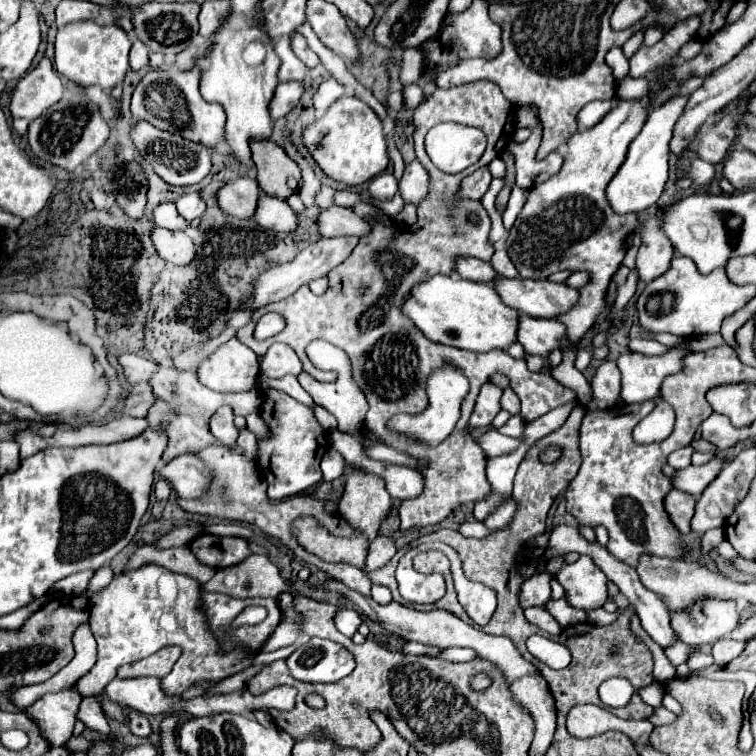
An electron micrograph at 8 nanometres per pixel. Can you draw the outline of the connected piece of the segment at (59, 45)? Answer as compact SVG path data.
M92 20L82 24L68 24L60 28L56 34L56 56L54 64L60 76L66 76L78 86L100 86L104 90L112 90L114 86L124 82L128 72L128 52L130 40L128 34L116 24L96 24Z

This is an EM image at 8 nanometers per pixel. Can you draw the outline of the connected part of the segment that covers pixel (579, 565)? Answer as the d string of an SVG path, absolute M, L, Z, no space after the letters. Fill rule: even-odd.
M580 556L578 562L562 566L558 582L564 586L570 604L576 608L594 610L602 608L608 600L608 580L588 556Z

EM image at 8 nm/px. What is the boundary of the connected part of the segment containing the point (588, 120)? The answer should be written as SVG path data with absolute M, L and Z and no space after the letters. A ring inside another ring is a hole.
M614 98L614 100L608 100L608 102L590 102L590 104L586 104L586 106L578 112L578 116L576 116L578 126L580 126L582 130L594 126L594 124L600 122L600 120L604 118L604 114L614 106L614 102L616 102L616 98Z

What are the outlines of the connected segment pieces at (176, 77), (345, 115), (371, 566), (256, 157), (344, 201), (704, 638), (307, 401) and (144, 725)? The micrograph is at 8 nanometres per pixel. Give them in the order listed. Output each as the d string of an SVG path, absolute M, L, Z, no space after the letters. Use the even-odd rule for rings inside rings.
M152 70L148 72L132 94L132 114L154 124L160 130L180 134L186 140L198 142L206 148L220 150L230 154L228 144L224 142L224 124L226 114L220 104L210 104L200 96L198 90L198 70L180 72L180 70Z
M342 96L336 100L322 120L304 130L304 144L330 178L352 186L364 184L366 180L382 174L388 166L382 122L374 110L356 96Z
M376 536L370 544L370 550L368 550L368 556L366 556L366 570L372 572L372 570L378 570L382 568L384 564L388 564L388 560L396 554L396 546L394 546L394 540L388 538L388 536Z
M252 140L252 160L258 170L258 184L266 194L286 198L300 186L300 170L286 156L282 146L266 140Z
M336 190L334 194L334 204L338 206L352 206L360 200L358 192L350 192L350 190Z
M702 600L690 612L671 612L671 627L678 640L690 646L714 644L738 626L736 602Z
M288 374L280 379L270 378L270 380L280 380L280 384L278 384L280 388L278 388L278 390L290 394L290 396L296 398L300 404L304 404L304 406L308 406L308 408L314 408L314 400L312 400L312 396L300 386L300 382L298 382L296 376Z
M135 711L128 713L127 722L132 734L138 737L146 738L152 733L152 728L148 719L144 719L141 715L137 715Z

